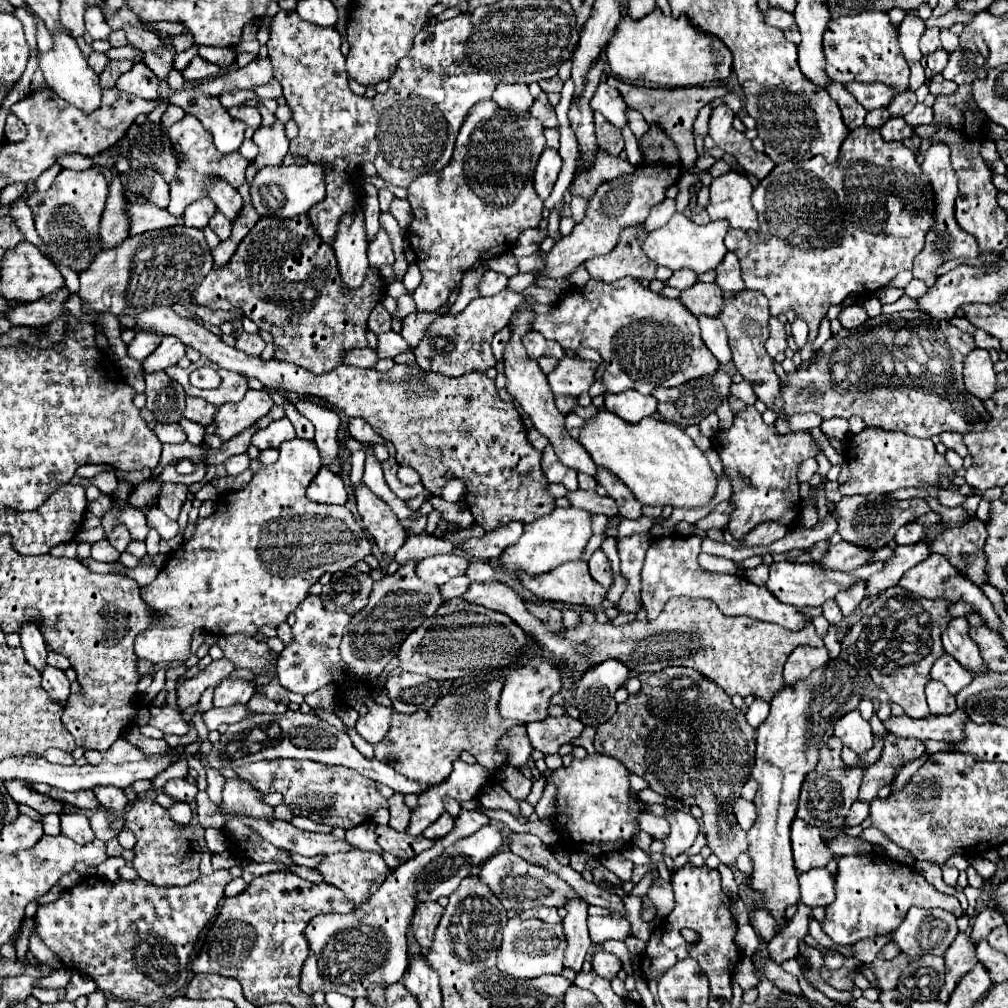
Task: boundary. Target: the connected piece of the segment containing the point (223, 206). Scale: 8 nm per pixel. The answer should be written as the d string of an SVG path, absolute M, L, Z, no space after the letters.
M216 180L208 186L208 198L212 198L214 204L218 206L218 210L232 222L236 220L242 204L244 204L238 190L234 190L230 184L226 184L222 180Z

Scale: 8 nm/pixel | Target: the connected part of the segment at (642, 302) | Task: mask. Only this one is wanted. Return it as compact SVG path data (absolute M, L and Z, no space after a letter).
M632 278L610 284L590 280L582 290L574 290L572 296L560 300L556 310L534 318L532 330L556 340L562 348L586 346L598 350L606 362L604 384L608 392L636 388L642 394L652 394L658 386L680 386L718 370L718 360L700 340L696 316L680 300L662 298Z

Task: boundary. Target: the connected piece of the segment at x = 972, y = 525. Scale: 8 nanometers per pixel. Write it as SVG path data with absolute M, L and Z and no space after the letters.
M972 518L968 524L960 528L942 528L940 524L926 528L928 534L936 534L930 542L930 550L948 558L948 562L966 576L972 584L982 586L988 582L986 566L988 560L984 556L984 542L986 542L986 526Z

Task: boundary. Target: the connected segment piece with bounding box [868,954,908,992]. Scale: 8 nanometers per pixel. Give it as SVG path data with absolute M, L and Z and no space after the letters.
M900 954L894 960L880 960L880 958L876 958L868 966L870 966L870 970L872 970L874 978L876 978L876 988L880 992L894 990L896 984L898 984L900 972L908 966L908 956L906 954Z

